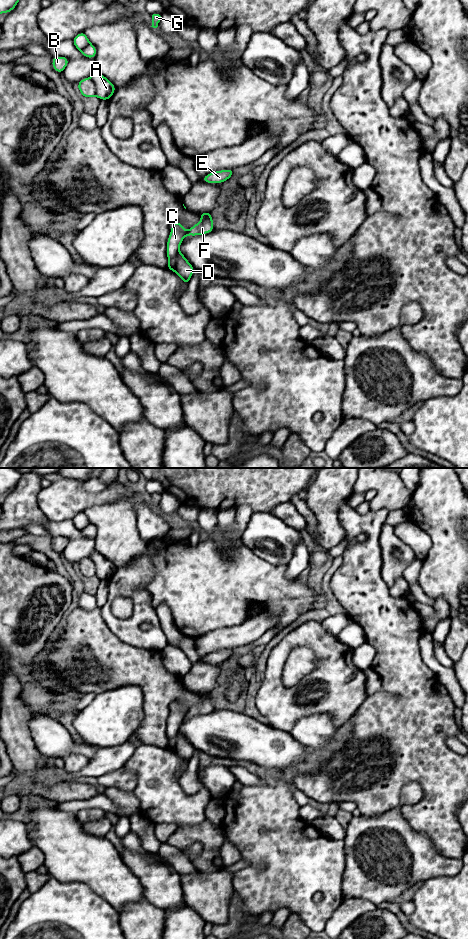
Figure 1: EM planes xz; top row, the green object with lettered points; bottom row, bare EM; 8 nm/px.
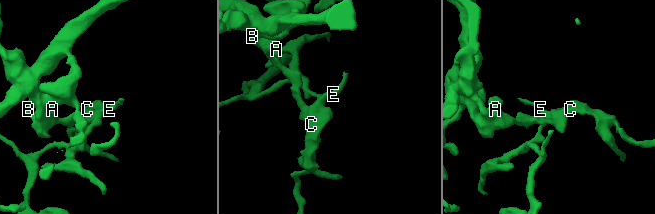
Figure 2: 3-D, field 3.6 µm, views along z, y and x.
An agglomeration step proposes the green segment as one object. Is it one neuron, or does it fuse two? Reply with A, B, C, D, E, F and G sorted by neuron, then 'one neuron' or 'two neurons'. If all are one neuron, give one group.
A C E / B D F G; two neurons

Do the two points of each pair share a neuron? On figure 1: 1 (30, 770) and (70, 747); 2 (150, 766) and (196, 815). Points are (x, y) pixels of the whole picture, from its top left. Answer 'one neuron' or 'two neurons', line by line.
1: two neurons
2: one neuron

